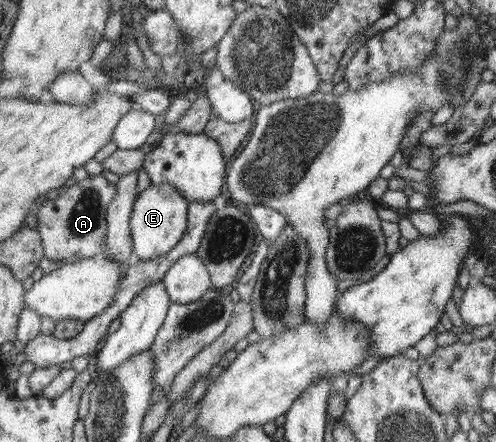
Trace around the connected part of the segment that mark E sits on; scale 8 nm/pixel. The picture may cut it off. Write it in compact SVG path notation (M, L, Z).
M150 184L147 189L139 193L132 205L130 215L131 236L133 239L133 253L135 259L142 261L168 253L180 241L187 228L187 214L189 201L174 185Z

